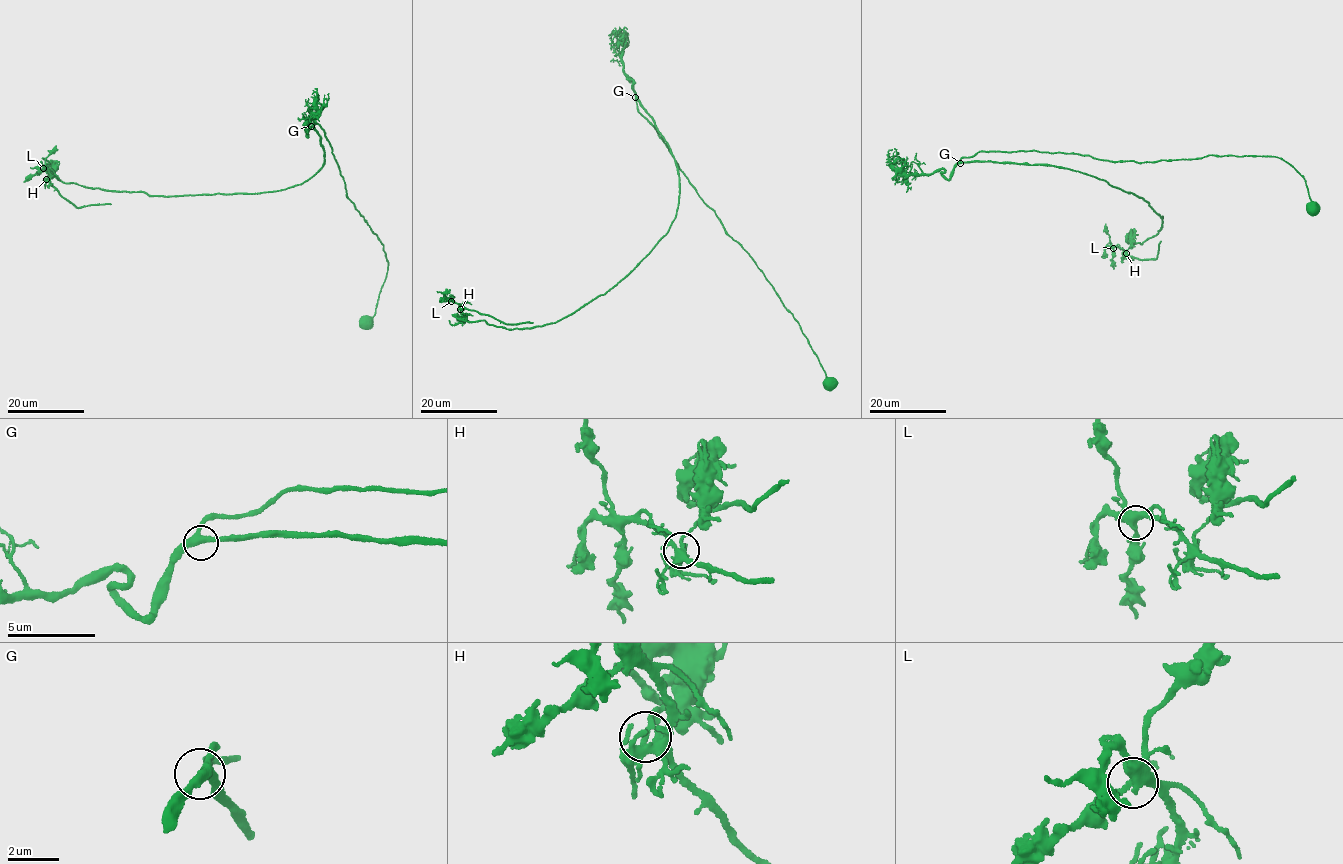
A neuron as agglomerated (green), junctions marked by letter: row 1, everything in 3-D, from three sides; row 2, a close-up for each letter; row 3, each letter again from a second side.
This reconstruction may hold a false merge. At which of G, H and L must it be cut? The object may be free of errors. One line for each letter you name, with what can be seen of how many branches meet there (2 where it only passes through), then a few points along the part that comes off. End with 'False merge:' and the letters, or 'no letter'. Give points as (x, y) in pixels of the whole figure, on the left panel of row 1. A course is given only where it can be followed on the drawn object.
H: 4 branches meet; foreign part runs (46, 179), (77, 207), (111, 204)
False merge: H

